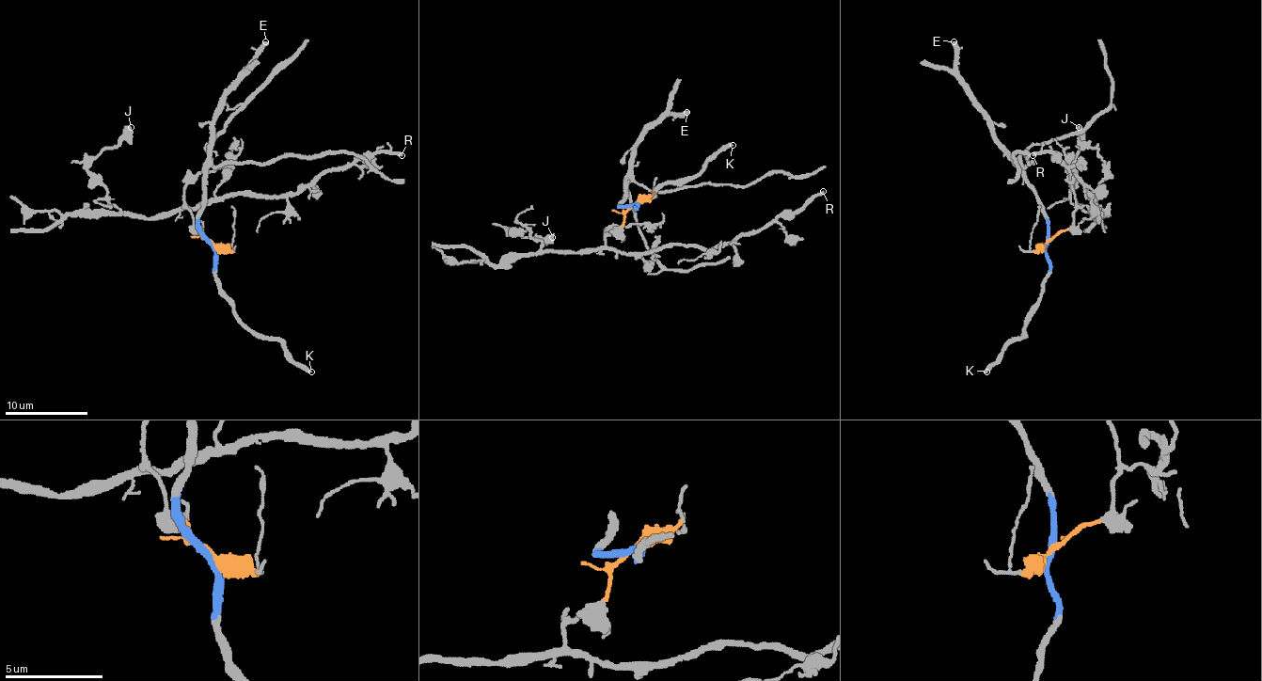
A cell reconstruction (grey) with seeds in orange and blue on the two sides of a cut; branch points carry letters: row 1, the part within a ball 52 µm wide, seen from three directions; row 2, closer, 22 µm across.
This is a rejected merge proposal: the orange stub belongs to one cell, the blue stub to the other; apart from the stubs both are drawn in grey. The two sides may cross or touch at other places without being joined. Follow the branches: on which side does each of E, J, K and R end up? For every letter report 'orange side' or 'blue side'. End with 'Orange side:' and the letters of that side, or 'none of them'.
E: blue side
J: orange side
K: blue side
R: orange side
Orange side: J, R

